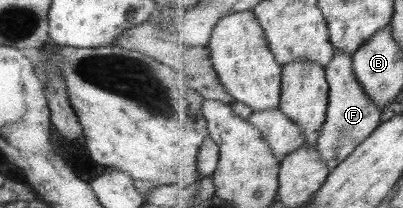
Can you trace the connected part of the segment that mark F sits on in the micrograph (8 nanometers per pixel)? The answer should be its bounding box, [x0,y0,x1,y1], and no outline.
[317,49,383,170]

